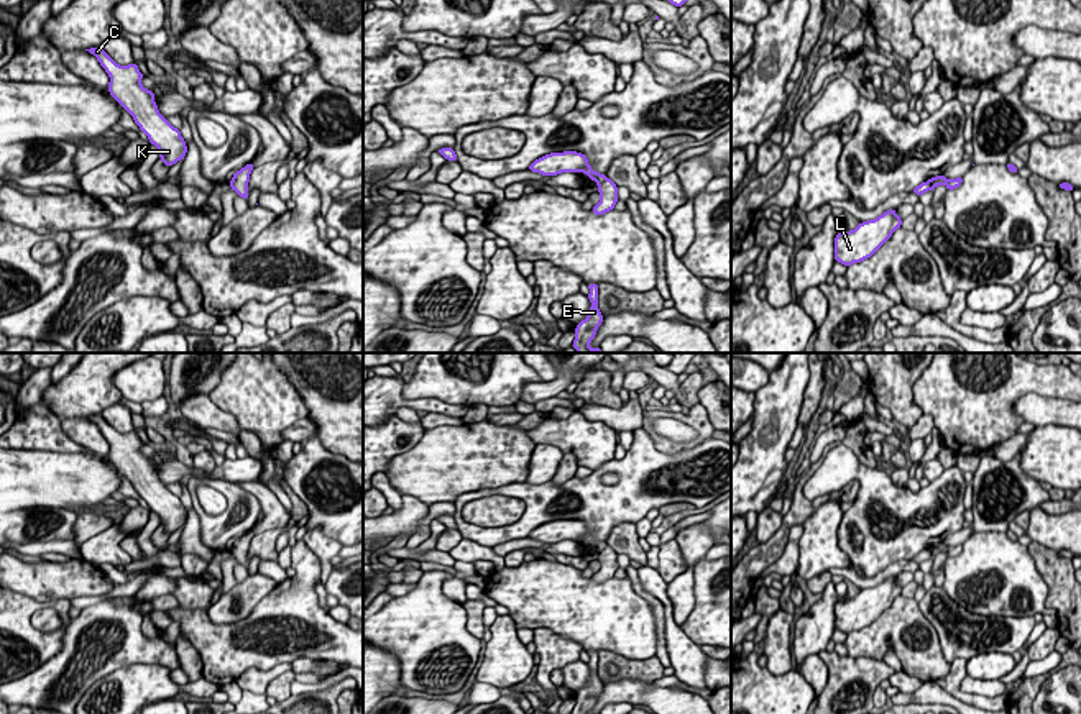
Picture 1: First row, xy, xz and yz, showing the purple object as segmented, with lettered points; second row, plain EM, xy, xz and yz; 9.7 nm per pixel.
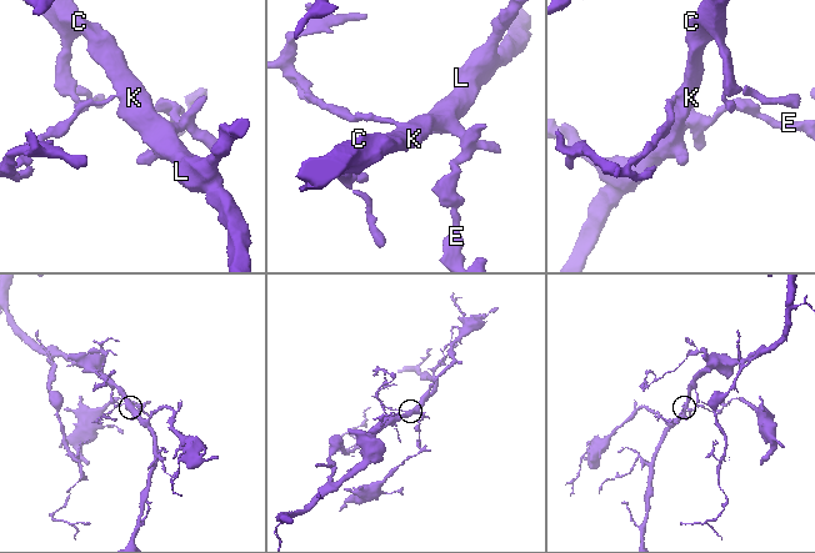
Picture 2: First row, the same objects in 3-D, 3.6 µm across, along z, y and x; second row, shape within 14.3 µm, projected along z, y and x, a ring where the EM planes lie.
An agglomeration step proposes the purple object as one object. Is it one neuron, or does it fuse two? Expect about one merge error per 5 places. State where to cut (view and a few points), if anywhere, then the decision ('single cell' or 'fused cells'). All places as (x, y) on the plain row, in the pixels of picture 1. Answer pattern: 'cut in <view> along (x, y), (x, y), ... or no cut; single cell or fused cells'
cut in xz along (607, 545), (598, 552); fused cells

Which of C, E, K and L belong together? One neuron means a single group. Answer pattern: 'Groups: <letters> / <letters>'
Groups: C K L / E

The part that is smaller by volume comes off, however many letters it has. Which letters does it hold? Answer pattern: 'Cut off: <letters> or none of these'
Cut off: E

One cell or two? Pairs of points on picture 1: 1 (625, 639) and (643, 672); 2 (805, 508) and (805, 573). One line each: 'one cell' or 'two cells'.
1: two cells
2: two cells

